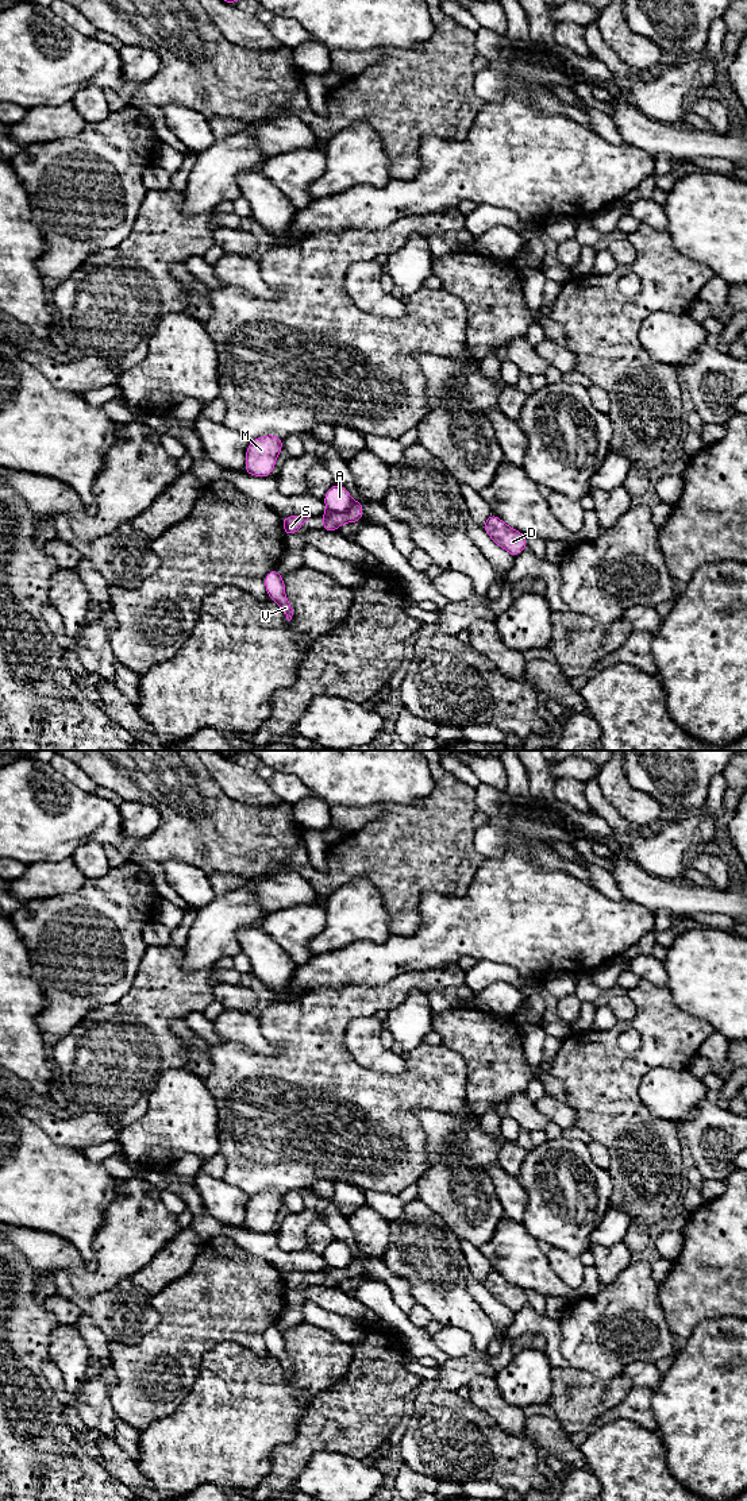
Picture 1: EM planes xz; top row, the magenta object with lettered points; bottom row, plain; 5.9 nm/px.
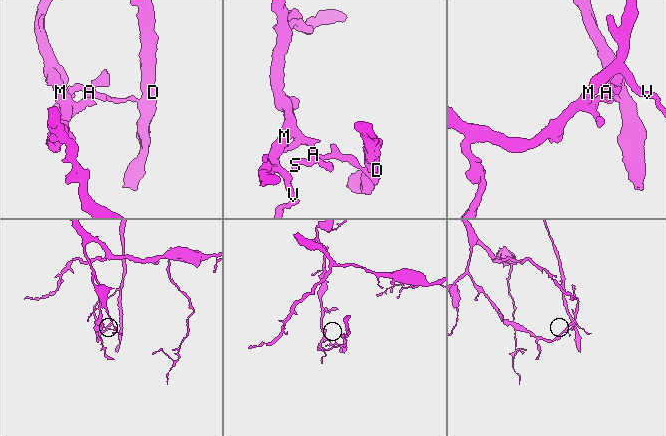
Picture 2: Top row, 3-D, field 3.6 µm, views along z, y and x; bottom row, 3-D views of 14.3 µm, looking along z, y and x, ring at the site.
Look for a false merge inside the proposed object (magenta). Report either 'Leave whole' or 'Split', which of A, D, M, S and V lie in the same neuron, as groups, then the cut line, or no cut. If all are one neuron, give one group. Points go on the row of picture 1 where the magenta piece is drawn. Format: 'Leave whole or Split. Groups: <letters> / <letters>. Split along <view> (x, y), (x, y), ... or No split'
Split. Groups: A M V / D S. Split along xz (354, 501), (345, 512), (327, 510)

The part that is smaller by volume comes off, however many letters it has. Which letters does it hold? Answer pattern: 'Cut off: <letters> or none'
Cut off: D, S

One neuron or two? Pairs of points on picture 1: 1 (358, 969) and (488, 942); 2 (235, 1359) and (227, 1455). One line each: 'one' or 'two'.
1: one
2: one

